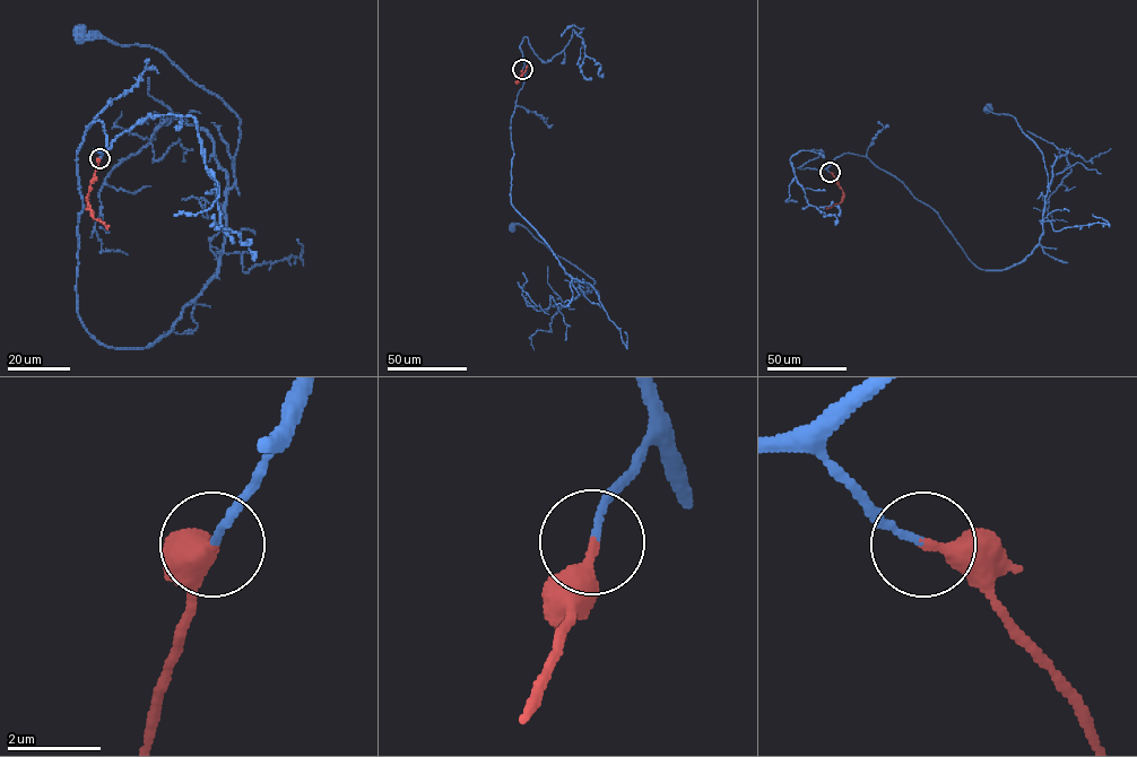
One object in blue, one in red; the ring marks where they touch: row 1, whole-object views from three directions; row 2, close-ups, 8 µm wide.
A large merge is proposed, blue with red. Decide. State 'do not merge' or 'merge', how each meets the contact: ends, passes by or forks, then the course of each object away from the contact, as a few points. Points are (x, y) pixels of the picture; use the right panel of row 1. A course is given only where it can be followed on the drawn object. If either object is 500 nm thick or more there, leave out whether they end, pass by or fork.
merge; blue ends; red ends; course blue (830, 172), (843, 154), (866, 156), (975, 266), (1008, 268), (1039, 244), (1048, 173), (1016, 120), (989, 107); course red (830, 172), (843, 198), (839, 203), (826, 207)

